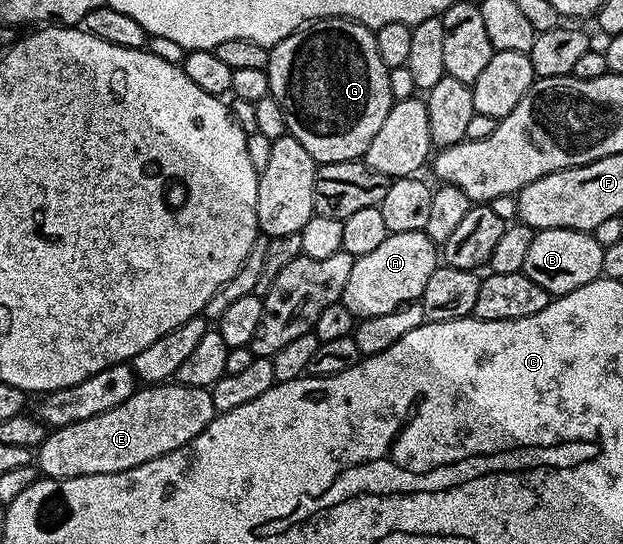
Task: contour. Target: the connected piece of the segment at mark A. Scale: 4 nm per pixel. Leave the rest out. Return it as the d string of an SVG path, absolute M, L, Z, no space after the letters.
M425 231L389 234L377 249L355 260L340 301L356 317L366 318L421 300L428 277L440 265L438 251Z

